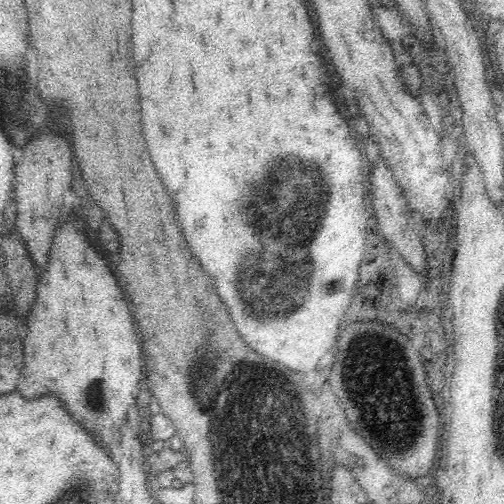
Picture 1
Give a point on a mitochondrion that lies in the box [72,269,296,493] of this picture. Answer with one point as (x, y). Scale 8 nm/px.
(93, 401)

